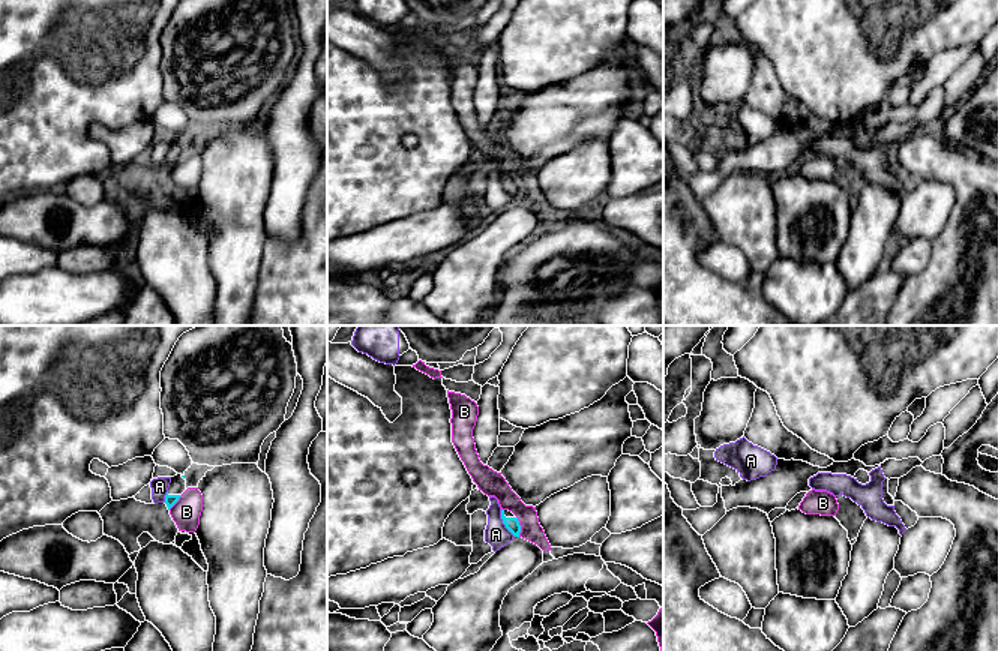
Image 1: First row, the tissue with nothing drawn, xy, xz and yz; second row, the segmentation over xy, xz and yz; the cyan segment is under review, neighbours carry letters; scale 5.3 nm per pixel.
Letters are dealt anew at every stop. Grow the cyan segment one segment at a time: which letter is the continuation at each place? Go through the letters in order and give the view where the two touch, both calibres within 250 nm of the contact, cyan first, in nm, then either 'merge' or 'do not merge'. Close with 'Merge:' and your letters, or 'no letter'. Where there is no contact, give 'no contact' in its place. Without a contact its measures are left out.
A: meets cyan in xz; 80 nm thick on the cyan side, 120 nm on the other; do not merge
B: meets cyan in xz; 80 nm thick on the cyan side, 120 nm on the other; do not merge
Merge: no letter

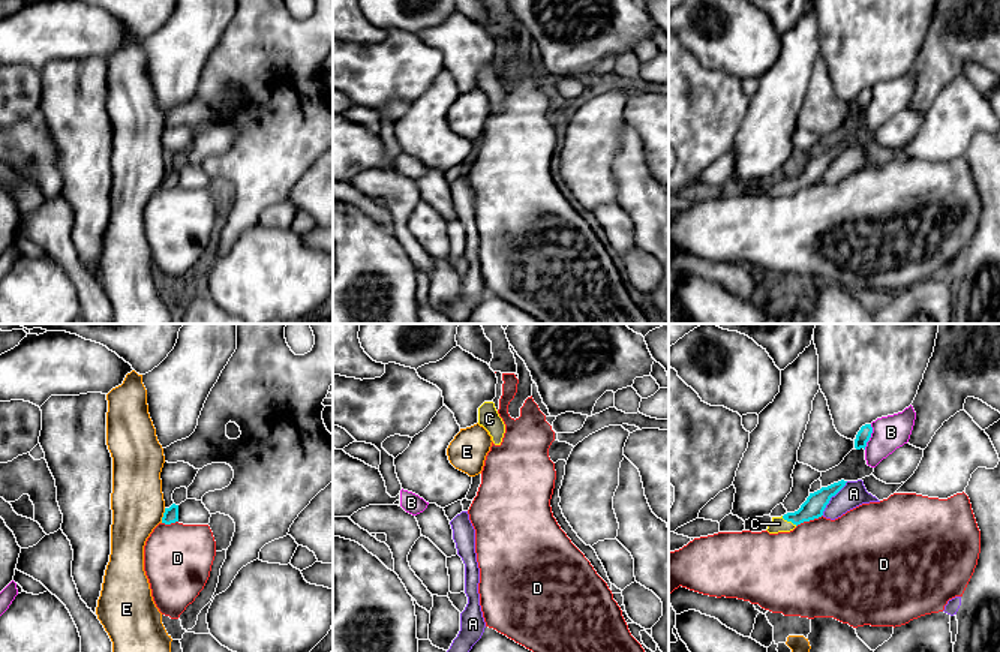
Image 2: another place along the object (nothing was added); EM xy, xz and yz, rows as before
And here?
A: meets cyan in yz; 120 nm thick on the cyan side, 140 nm on the other; do not merge
B: meets cyan in yz; 70 nm thick on the cyan side, 180 nm on the other; do not merge
C: meets cyan in yz; 120 nm thick on the cyan side, 80 nm on the other; merge
D: meets cyan in yz; 120 nm thick on the cyan side, 480 nm on the other; do not merge
E: meets cyan in xy; 80 nm thick on the cyan side, 280 nm on the other; do not merge
Merge: C

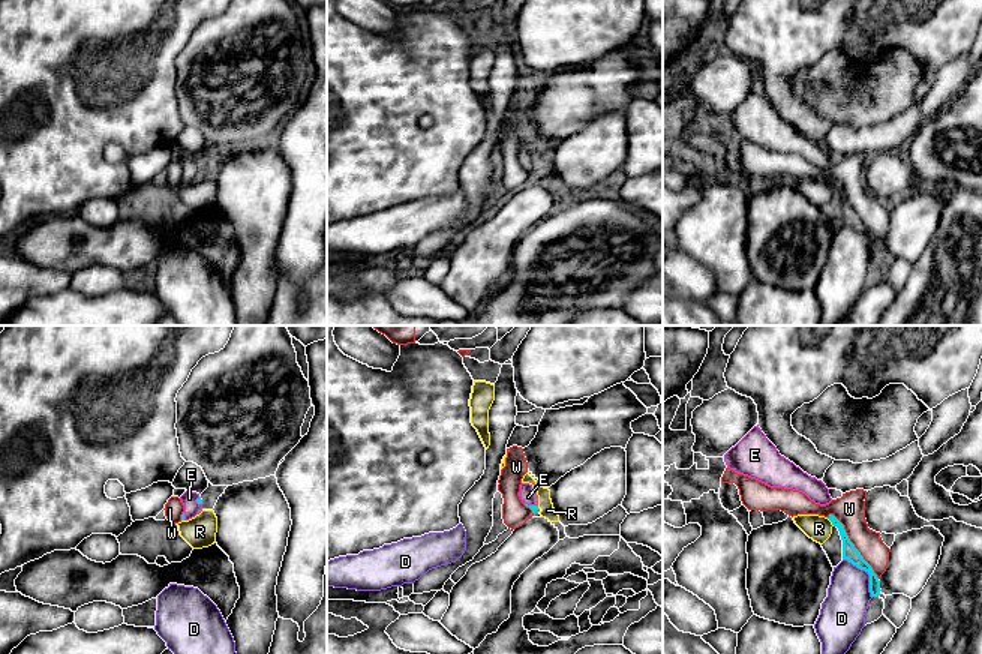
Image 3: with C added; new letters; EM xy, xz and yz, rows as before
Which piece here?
D: meets cyan in yz; 80 nm thick on the cyan side, 240 nm on the other; do not merge
E: meets cyan in xz; 40 nm thick on the cyan side, 80 nm on the other; merge
R: meets cyan in yz; 80 nm thick on the cyan side, 140 nm on the other; do not merge
W: meets cyan in yz; 80 nm thick on the cyan side, 160 nm on the other; do not merge
Merge: E

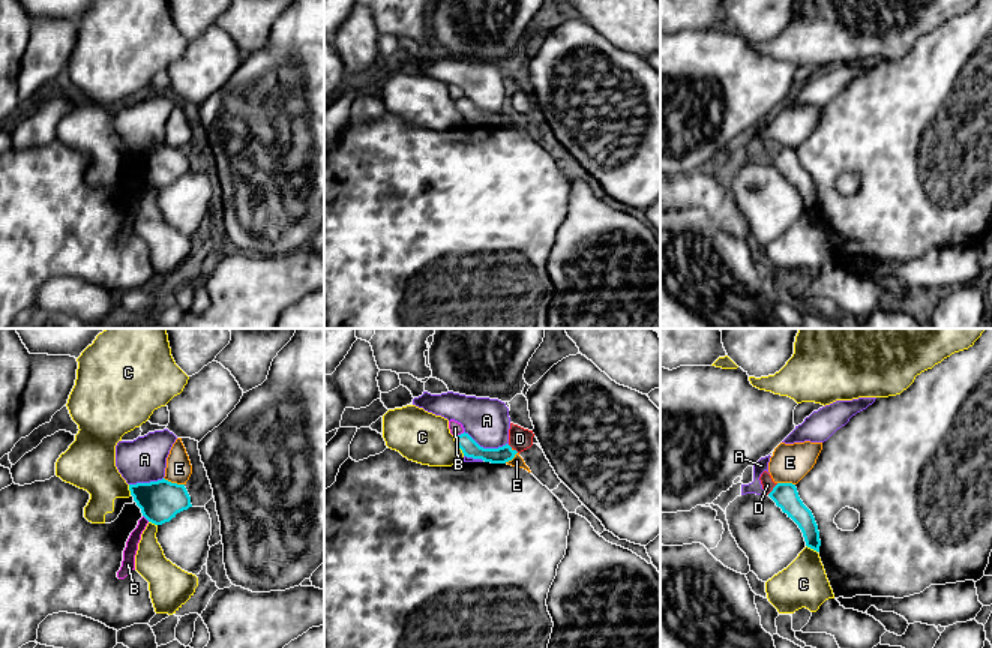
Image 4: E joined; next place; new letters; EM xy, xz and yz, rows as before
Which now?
A: meets cyan in xz; 90 nm thick on the cyan side, 240 nm on the other; do not merge
B: meets cyan in xz; 90 nm thick on the cyan side, 70 nm on the other; do not merge
C: meets cyan in xz; 90 nm thick on the cyan side, 280 nm on the other; do not merge
D: meets cyan in yz; 140 nm thick on the cyan side, 70 nm on the other; do not merge
E: meets cyan in xy; 220 nm thick on the cyan side, 140 nm on the other; do not merge
Merge: no letter

